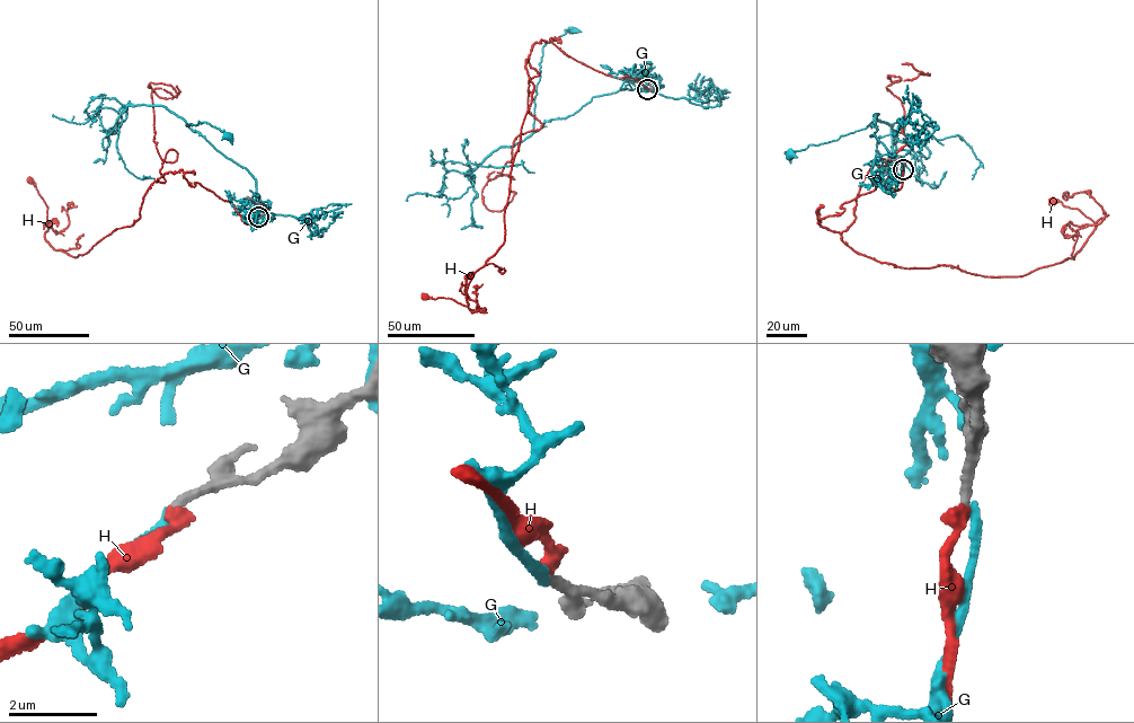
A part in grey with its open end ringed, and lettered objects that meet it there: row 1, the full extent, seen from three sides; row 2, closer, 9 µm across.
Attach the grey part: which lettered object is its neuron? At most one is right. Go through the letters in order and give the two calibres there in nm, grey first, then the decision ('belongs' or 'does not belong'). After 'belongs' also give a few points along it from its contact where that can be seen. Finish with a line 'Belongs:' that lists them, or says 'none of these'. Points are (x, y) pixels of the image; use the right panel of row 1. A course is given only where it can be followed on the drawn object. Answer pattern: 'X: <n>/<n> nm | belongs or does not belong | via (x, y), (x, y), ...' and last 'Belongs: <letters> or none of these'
G: 200/200 nm | does not belong
H: 200/340 nm | belongs | via (903, 169), (897, 191), (877, 186), (818, 223), (897, 266), (1022, 275), (1073, 258), (1093, 229), (1053, 202)
Belongs: H

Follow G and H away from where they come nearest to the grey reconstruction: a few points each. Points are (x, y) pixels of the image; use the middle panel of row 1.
G: (647, 90), (646, 77), (655, 75), (657, 89), (593, 97), (532, 133), (542, 47), (572, 31)
H: (647, 89), (550, 40), (532, 45), (533, 91), (503, 244), (470, 281), (467, 306), (425, 296)

